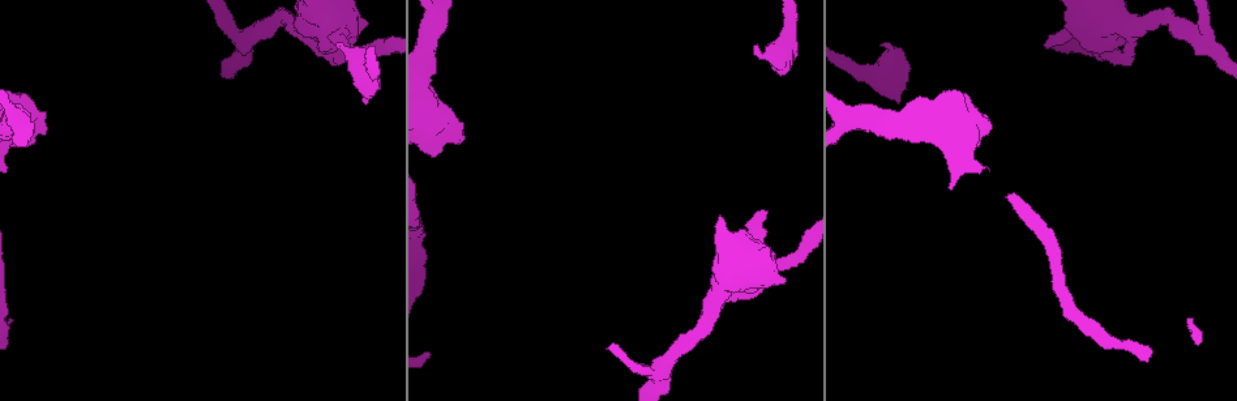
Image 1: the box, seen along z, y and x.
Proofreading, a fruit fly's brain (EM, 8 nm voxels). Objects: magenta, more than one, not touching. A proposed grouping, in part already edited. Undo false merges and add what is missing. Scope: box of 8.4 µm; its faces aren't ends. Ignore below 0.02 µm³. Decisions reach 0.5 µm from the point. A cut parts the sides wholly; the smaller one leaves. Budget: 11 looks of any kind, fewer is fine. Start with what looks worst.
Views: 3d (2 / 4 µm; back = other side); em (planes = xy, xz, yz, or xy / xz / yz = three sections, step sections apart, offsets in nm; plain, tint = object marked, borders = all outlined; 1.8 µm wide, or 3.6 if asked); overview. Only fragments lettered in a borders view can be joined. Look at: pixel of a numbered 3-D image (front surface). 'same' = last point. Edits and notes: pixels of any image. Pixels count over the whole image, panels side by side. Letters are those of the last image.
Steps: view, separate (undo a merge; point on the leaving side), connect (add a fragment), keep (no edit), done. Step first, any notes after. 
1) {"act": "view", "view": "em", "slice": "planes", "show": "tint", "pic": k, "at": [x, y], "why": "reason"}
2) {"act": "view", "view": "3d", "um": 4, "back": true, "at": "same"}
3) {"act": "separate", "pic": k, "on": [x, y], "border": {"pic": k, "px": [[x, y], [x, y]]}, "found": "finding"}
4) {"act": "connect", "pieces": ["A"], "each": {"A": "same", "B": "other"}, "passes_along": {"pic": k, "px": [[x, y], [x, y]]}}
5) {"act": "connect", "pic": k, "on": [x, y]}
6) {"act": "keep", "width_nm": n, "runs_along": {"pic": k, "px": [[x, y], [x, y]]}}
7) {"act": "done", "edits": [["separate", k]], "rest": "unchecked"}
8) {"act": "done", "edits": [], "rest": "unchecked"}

{"act": "view", "view": "3d", "um": 4, "pic": 1, "at": [753, 46]}

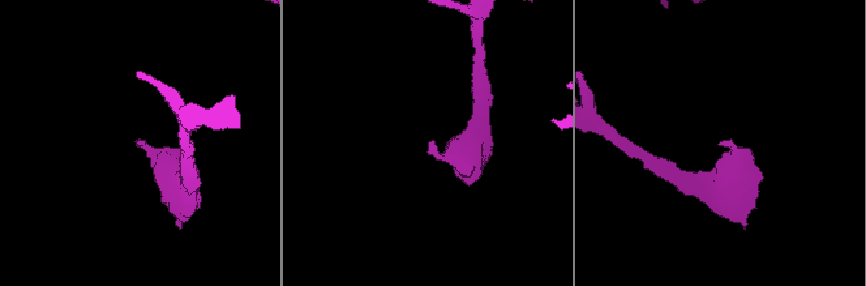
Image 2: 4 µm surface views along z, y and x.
{"act": "view", "view": "em", "um": 3.6, "slice": "xz", "step": 4, "show": "tint", "pic": 2, "at": [720, 143], "why": "need the tissue"}

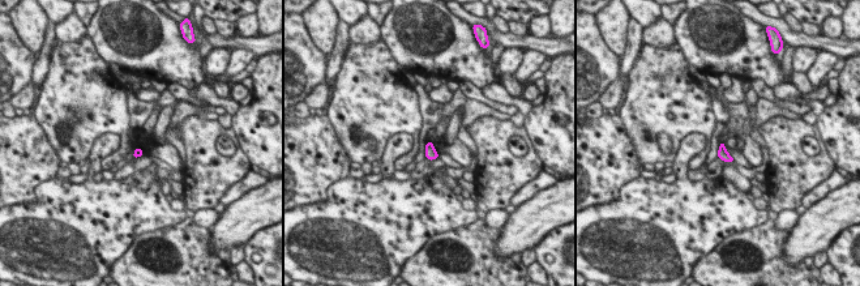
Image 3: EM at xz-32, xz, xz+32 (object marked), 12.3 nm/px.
{"act": "view", "view": "em", "um": 3.6, "slice": "yz", "step": 8, "show": "borders", "at": "same", "why": "another direction"}

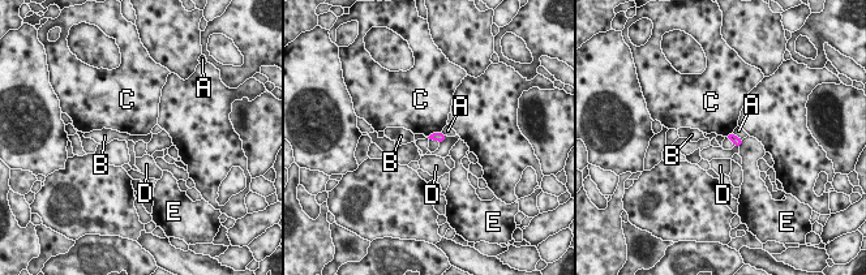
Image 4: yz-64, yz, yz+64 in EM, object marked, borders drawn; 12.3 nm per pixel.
{"act": "keep", "longest_contact_nm": ["C", 200], "each": {"A": "other", "B": "other", "C": "other", "D": "other", "E": "other"}, "found": "none of them fits"}

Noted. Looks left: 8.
{"act": "view", "view": "3d", "um": 4, "pic": 1, "at": [979, 147], "why": "thick end"}

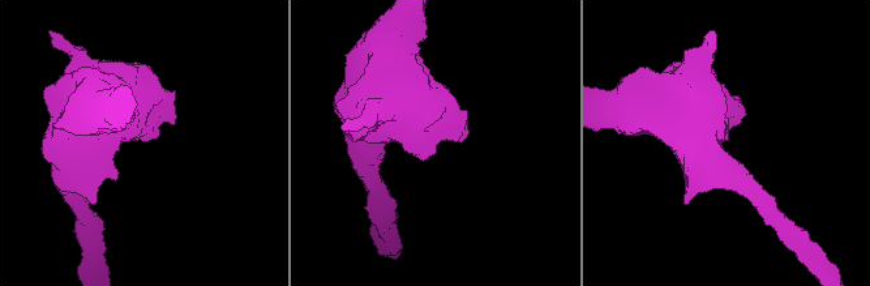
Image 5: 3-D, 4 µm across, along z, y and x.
{"act": "view", "view": "em", "um": 3.6, "slice": "planes", "show": "borders", "pic": 5, "at": [142, 139], "why": "now the EM"}

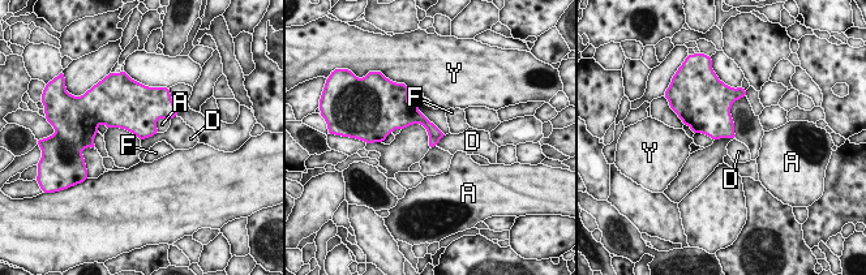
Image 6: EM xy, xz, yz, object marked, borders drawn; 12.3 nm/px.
{"act": "keep", "each": {"A": "other", "D": "other", "F": "other", "Y": "other"}, "border": {"pic": 6, "px": [[157, 132], [141, 140]]}, "found": "none of them fits"}

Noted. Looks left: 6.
{"act": "view", "view": "3d", "um": 2, "pic": 1, "at": [1046, 45], "why": "branch stops here"}

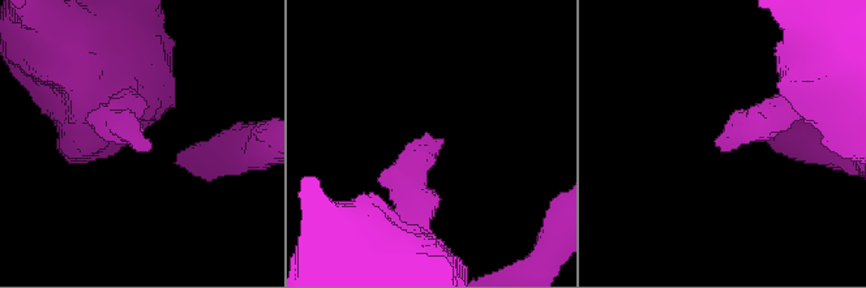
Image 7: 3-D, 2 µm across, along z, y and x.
{"act": "view", "view": "em", "slice": "planes", "show": "tint", "pic": 7, "at": [727, 146], "why": "now the EM"}

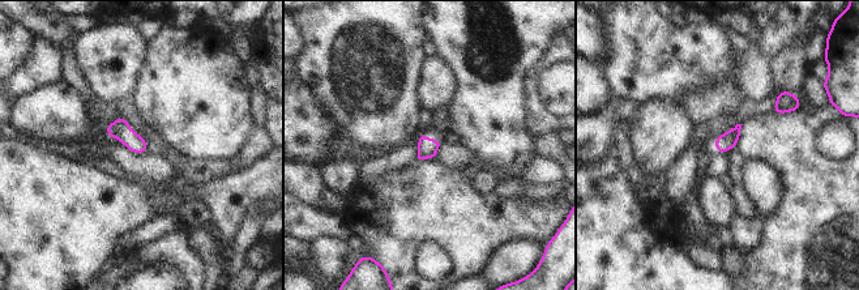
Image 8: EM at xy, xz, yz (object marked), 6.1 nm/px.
{"act": "view", "view": "em", "slice": "planes", "show": "borders", "at": "same"}

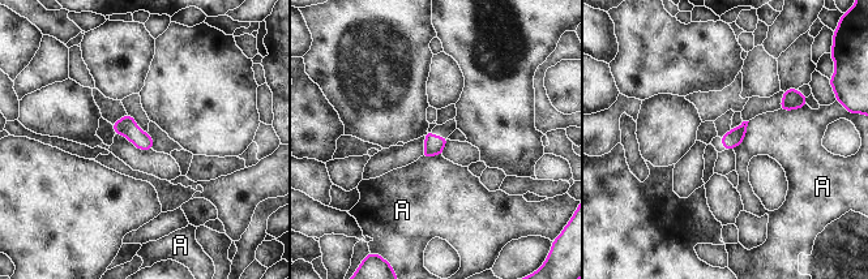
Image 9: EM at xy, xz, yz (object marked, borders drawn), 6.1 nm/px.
{"act": "keep", "each": {"A": "other"}, "border": {"pic": 9, "px": [[749, 121], [744, 138], [734, 149]]}, "found": "no lettered fragment goes on from it"}

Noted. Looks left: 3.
{"act": "view", "view": "3d", "um": 4, "back": true, "pic": 1, "at": [656, 370]}

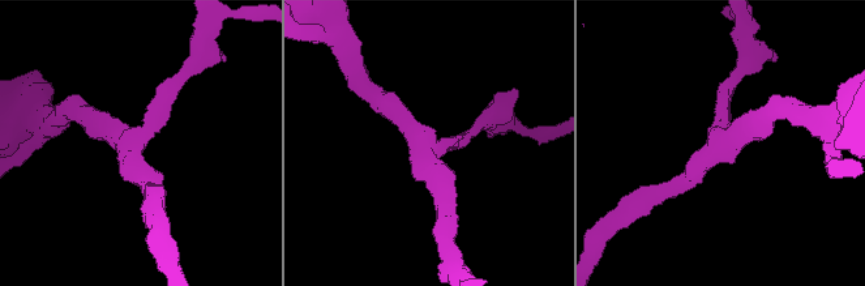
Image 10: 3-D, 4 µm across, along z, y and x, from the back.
{"act": "view", "view": "em", "slice": "xz", "step": 4, "show": "tint", "pic": 10, "at": [718, 142]}

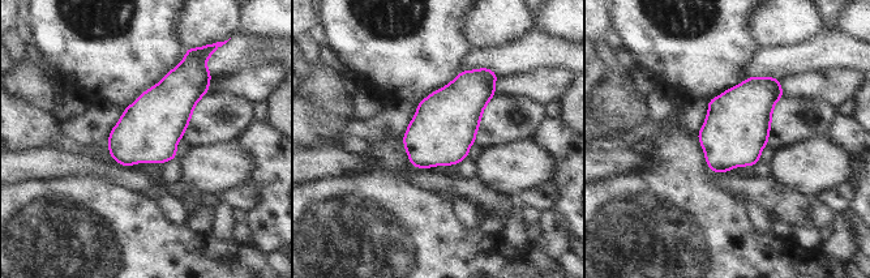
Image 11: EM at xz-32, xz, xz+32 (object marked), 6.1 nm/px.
{"act": "view", "view": "em", "slice": "planes", "show": "borders", "at": "same", "why": "cut it another way"}

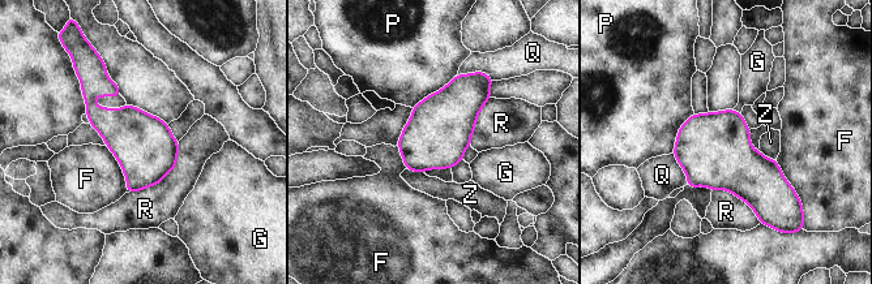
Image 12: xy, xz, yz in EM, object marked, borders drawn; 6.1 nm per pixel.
{"act": "keep", "each": {"F": "other", "G": "other", "P": "other", "Q": "other", "R": "other", "Z": "other"}, "border": {"pic": 12, "px": [[106, 145], [120, 166], [128, 192]]}, "found": "one neuron here"}

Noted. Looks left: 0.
{"act": "done", "edits": [], "rest": "unchecked"}

